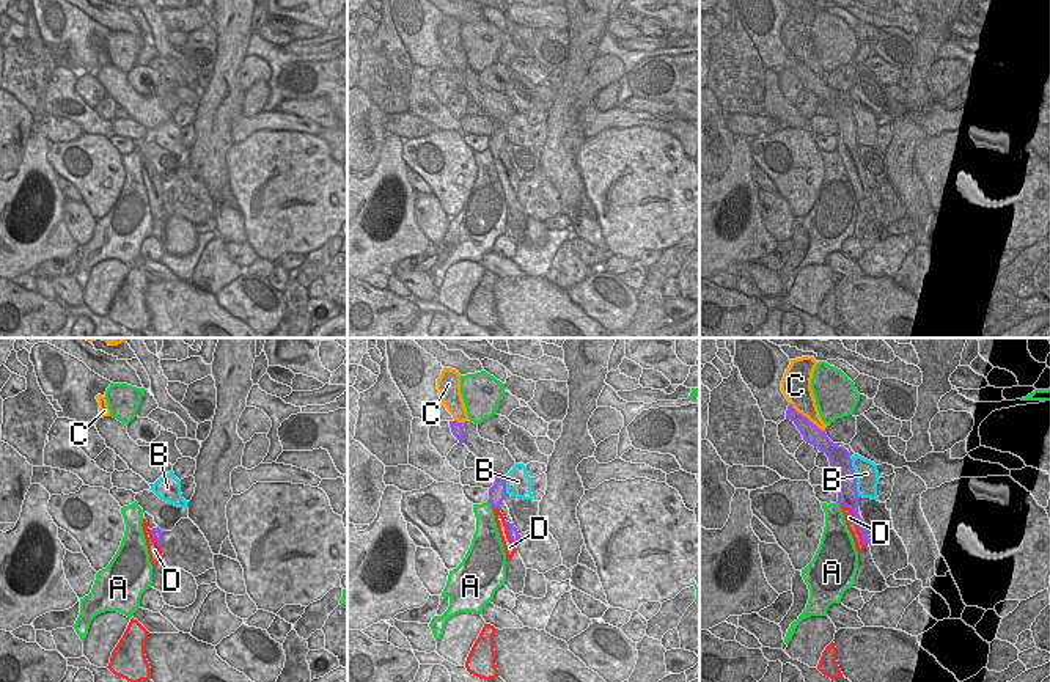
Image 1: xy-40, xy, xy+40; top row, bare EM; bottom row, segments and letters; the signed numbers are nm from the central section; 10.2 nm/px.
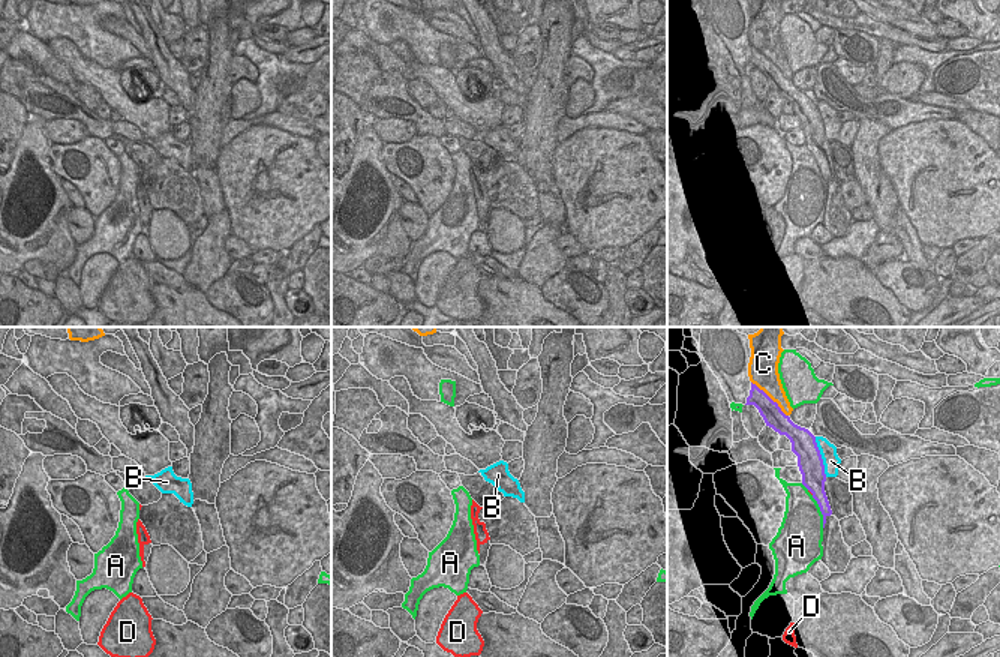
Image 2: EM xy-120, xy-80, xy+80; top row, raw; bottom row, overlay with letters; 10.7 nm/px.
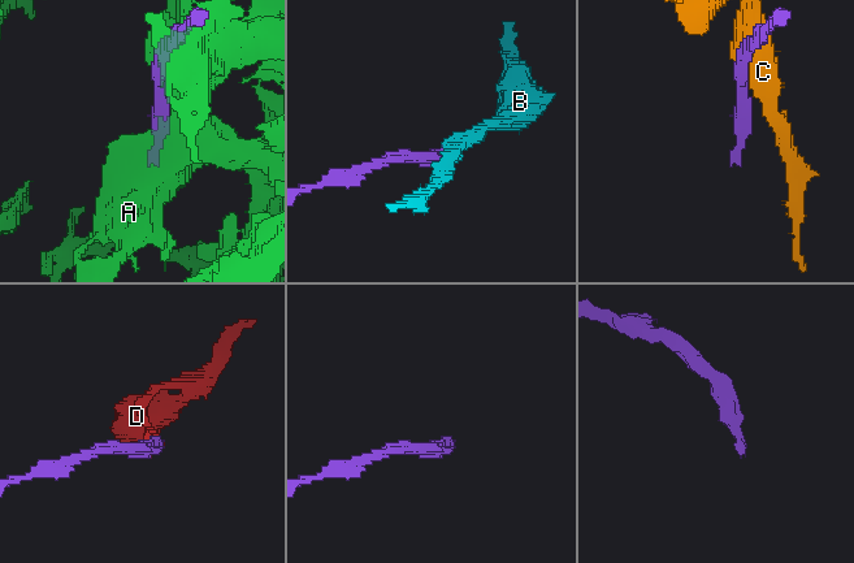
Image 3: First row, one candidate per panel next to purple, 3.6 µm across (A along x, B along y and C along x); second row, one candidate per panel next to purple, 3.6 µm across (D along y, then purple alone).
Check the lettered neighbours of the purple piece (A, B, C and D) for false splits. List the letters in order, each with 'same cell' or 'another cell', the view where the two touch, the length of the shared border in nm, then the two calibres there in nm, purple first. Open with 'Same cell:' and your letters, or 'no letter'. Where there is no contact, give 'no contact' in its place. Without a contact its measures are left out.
Same cell: D
A: another cell; meets purple in xy; contact 90 nm long; 170 nm thick on the purple side, 220 nm on the other
B: another cell; meets purple in xy+40; contact 400 nm long; 220 nm thick on the purple side, 240 nm on the other
C: another cell; meets purple in xy+40; contact 460 nm long; 190 nm thick on the purple side, 280 nm on the other
D: same cell; meets purple in xy+40; contact 500 nm long; 160 nm thick on the purple side, 120 nm on the other

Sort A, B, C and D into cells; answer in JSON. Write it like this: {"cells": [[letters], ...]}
{"cells": [["A"], ["B"], ["C"], ["D"]]}

